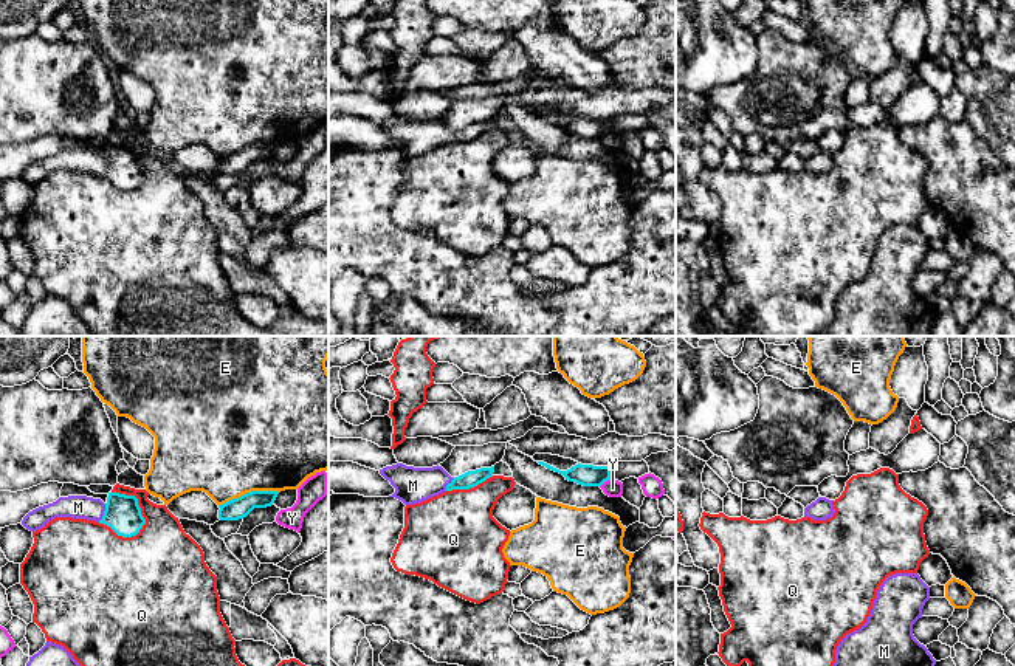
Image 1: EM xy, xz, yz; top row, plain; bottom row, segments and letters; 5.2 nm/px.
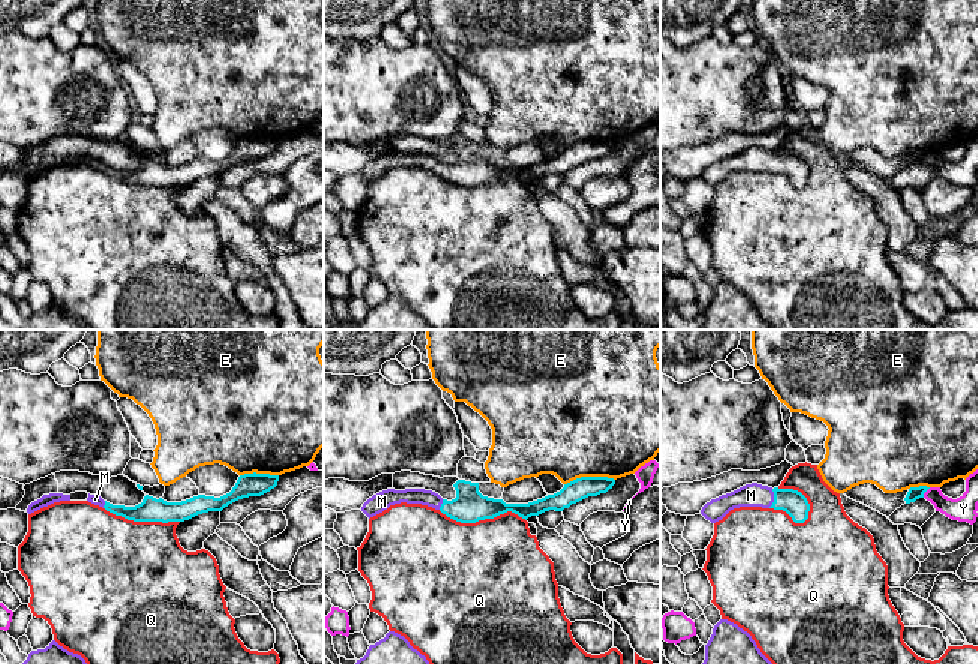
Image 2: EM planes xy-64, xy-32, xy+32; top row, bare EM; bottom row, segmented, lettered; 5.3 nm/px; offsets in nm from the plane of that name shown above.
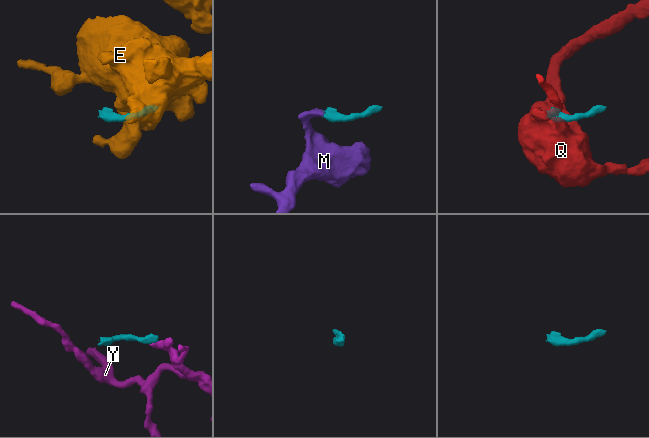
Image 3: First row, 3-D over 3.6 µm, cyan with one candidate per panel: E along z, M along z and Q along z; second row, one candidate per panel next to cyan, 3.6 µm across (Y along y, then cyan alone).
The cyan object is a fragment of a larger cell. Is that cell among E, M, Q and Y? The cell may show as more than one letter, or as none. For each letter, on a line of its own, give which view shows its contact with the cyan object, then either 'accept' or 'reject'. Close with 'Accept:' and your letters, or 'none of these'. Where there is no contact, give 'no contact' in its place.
E: meets cyan in xy; reject
M: meets cyan in xy; accept
Q: meets cyan in xy; reject
Y: meets cyan in xz; reject
Accept: M

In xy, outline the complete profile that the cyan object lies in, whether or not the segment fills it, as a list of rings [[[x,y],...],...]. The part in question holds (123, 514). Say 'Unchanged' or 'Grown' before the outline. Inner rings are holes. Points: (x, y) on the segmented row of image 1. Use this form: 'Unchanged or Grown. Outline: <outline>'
Grown. Outline: [[[108,493],[105,503],[87,496],[59,497],[53,503],[29,511],[22,525],[29,531],[37,531],[56,517],[95,520],[122,537],[136,536],[146,524],[135,496]]]

